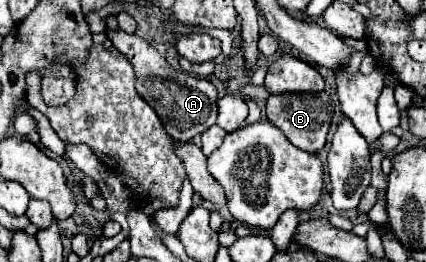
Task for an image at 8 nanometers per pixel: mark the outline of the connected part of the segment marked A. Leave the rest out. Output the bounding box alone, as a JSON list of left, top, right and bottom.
[108,29,218,143]

